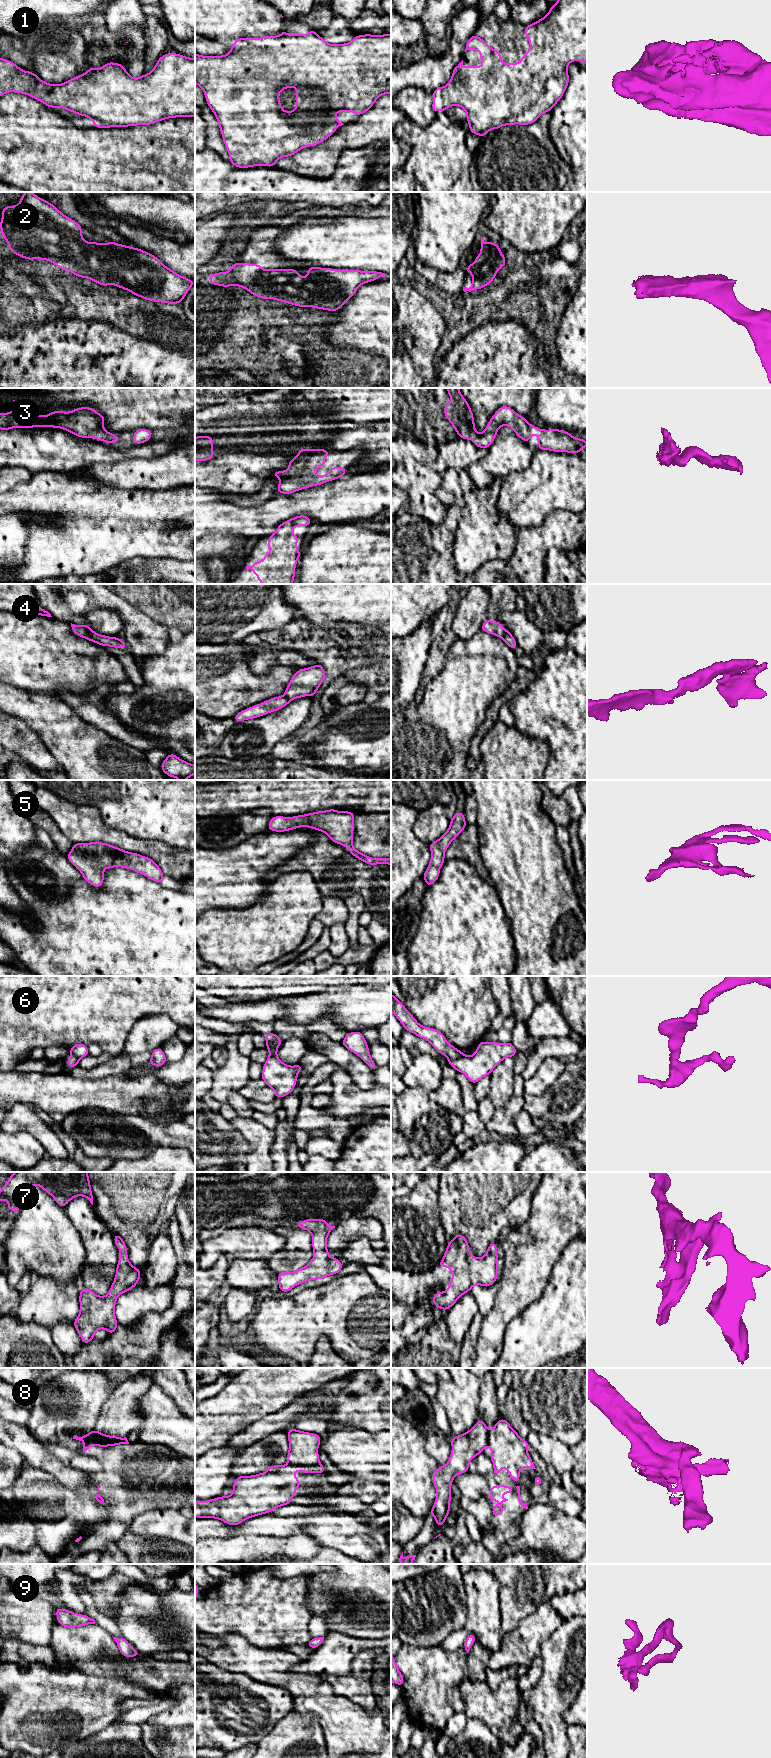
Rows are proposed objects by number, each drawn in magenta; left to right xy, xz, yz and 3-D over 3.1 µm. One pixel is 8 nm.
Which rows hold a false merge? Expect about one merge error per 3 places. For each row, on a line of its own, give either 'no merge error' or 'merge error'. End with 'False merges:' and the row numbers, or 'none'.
1: no merge error
2: no merge error
3: no merge error
4: no merge error
5: no merge error
6: no merge error
7: no merge error
8: merge error
9: no merge error
False merges: 8

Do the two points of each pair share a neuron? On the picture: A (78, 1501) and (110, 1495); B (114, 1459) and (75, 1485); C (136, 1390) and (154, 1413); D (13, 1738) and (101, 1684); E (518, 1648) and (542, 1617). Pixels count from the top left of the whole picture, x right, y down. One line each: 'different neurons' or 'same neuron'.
A: different neurons
B: different neurons
C: different neurons
D: same neuron
E: same neuron

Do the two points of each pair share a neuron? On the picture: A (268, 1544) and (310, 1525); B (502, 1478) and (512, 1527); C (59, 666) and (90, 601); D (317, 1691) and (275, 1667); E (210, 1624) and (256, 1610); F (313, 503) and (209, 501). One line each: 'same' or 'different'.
A: different
B: same
C: different
D: same
E: same
F: same

